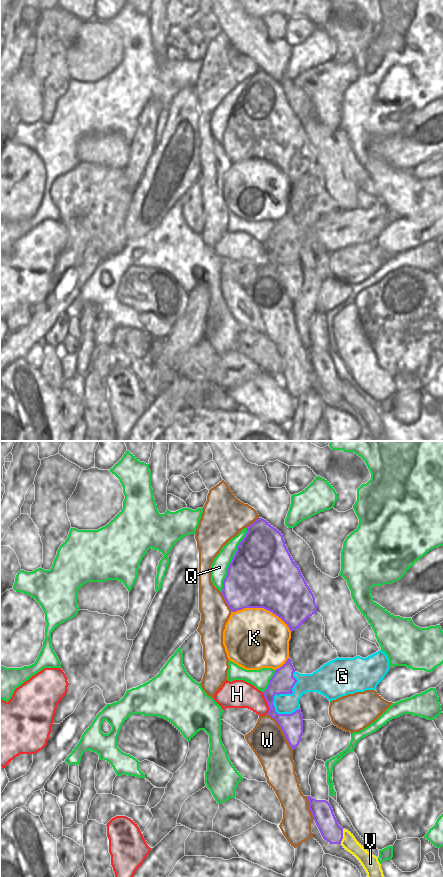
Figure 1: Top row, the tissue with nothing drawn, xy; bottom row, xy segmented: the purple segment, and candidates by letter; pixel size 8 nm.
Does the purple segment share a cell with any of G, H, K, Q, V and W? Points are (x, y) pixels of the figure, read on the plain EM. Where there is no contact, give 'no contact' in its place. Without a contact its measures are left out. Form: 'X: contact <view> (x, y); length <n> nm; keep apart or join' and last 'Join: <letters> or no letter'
G: contact xy (284, 245); length 380 nm; keep apart
H: contact xy (267, 255); length 180 nm; keep apart
K: contact xy (262, 159); length 500 nm; keep apart
Q: contact xy (232, 112); length 550 nm; keep apart
V: contact xy (342, 388); length 120 nm; keep apart
W: contact xy (282, 282); length 360 nm; keep apart
Join: no letter

